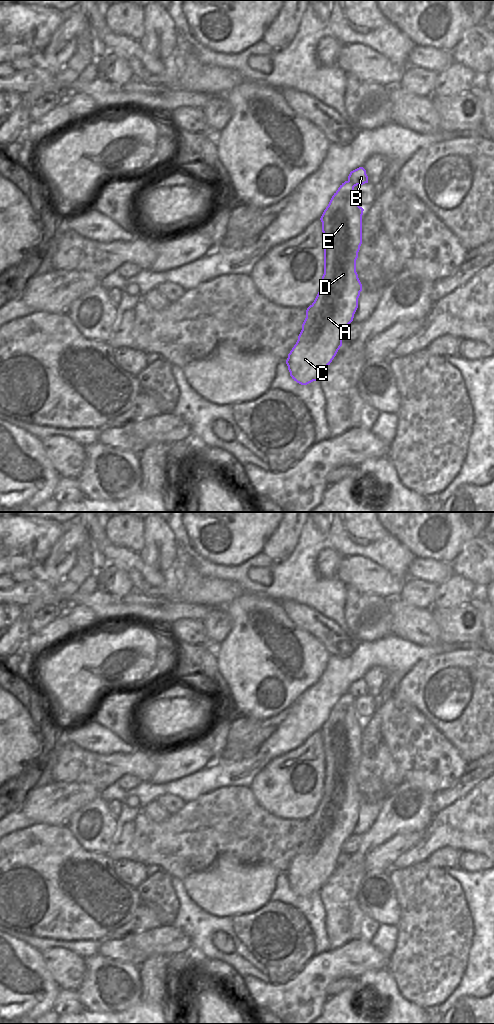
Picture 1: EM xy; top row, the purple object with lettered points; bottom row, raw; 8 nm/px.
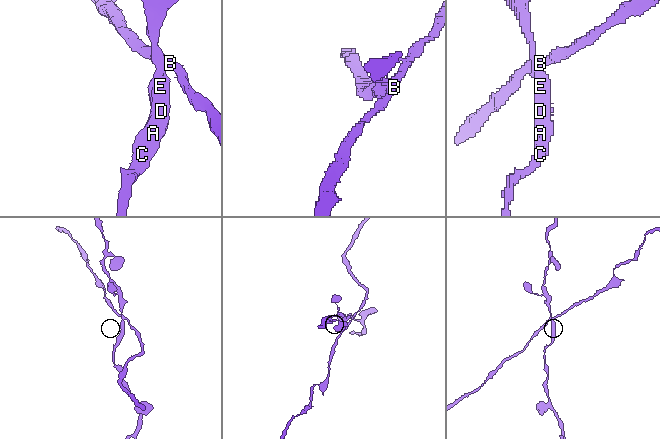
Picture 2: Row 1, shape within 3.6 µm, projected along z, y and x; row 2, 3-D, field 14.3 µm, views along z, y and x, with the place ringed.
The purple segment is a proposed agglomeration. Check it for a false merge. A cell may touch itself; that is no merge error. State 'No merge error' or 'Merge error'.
Merge error

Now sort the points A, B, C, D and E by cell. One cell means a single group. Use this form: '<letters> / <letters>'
A C D E / B

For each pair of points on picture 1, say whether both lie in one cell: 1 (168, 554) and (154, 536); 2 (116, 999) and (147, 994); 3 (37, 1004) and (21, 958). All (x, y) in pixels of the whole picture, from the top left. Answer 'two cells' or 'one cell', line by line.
1: one cell
2: two cells
3: one cell

